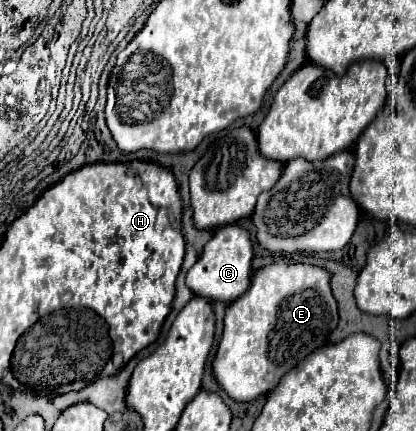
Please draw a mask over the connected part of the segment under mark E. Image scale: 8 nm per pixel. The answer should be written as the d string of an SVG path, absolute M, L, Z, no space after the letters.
M269 264L253 274L251 288L231 302L225 312L223 336L213 358L213 376L233 400L251 402L271 392L293 364L299 364L307 354L327 344L329 334L337 326L337 302L331 294L329 280L331 274L325 268L311 264Z

